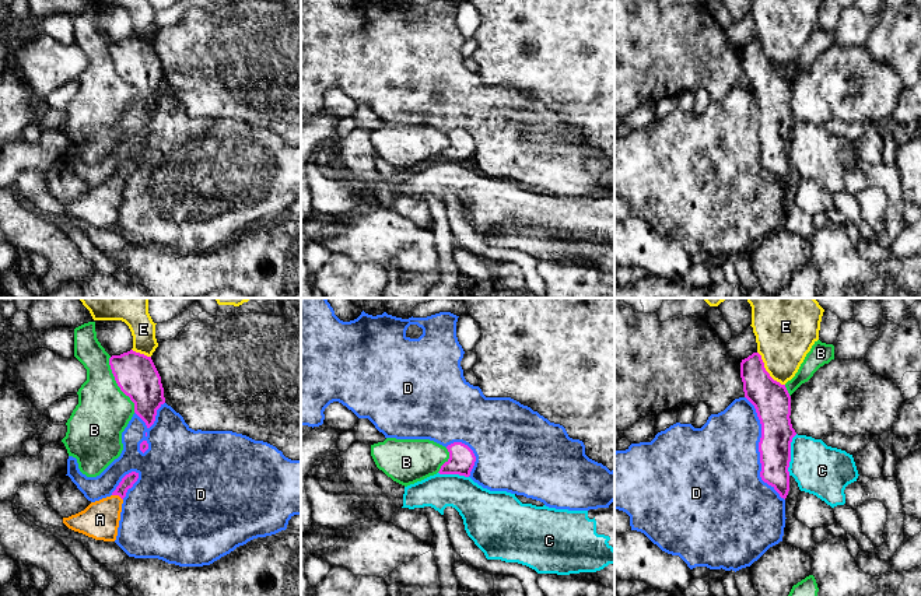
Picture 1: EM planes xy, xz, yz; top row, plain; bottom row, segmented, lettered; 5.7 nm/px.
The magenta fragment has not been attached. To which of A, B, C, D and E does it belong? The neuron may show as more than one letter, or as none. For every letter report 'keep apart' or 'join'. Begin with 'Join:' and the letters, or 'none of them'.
Join: A
A: join
B: keep apart
C: keep apart
D: keep apart
E: keep apart

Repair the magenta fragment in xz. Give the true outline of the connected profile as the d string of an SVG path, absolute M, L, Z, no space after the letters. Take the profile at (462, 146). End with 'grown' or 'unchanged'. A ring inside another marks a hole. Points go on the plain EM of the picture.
M454 129L448 132L447 136L449 146L441 152L438 159L469 164L476 148L473 137L462 129Z; unchanged

